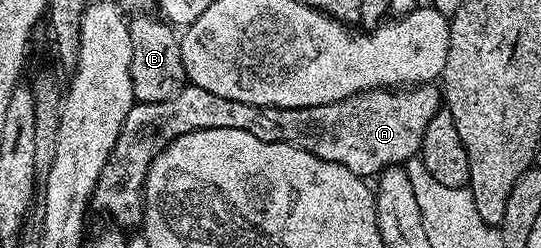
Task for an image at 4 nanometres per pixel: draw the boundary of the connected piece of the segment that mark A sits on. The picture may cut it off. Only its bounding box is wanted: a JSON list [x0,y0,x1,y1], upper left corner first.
[92,85,443,229]

